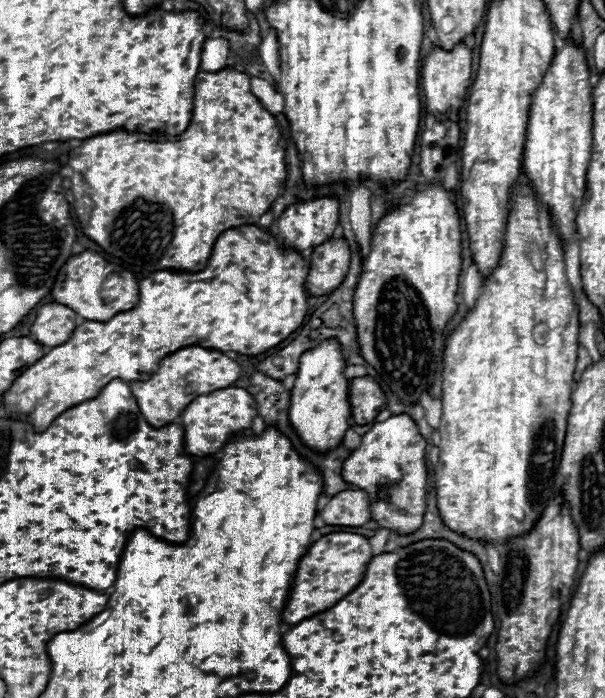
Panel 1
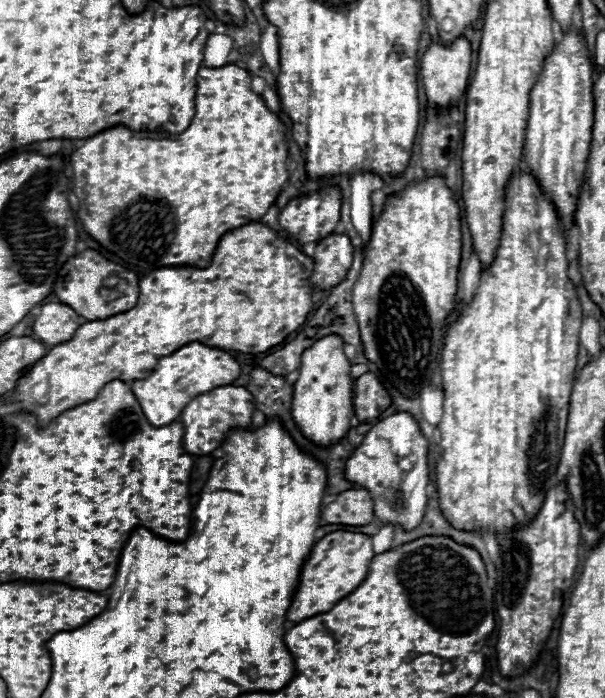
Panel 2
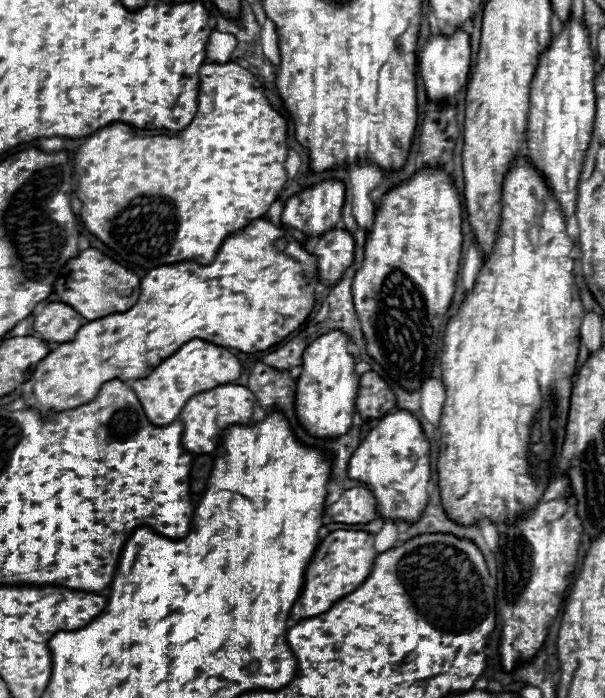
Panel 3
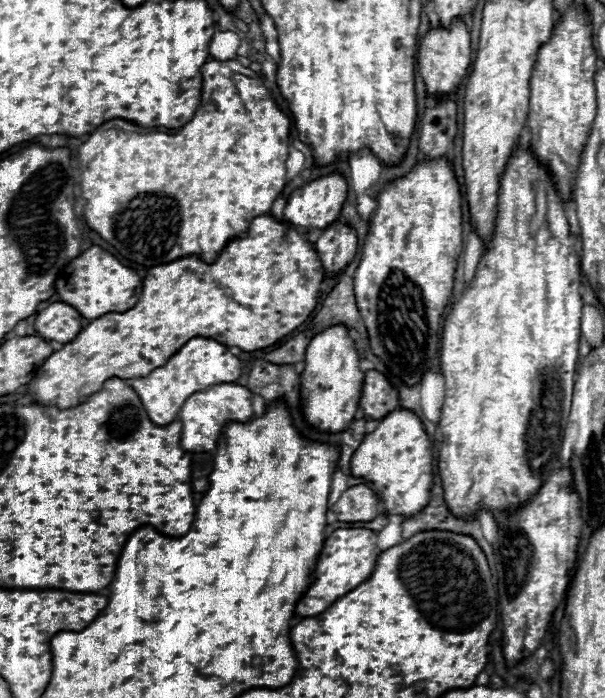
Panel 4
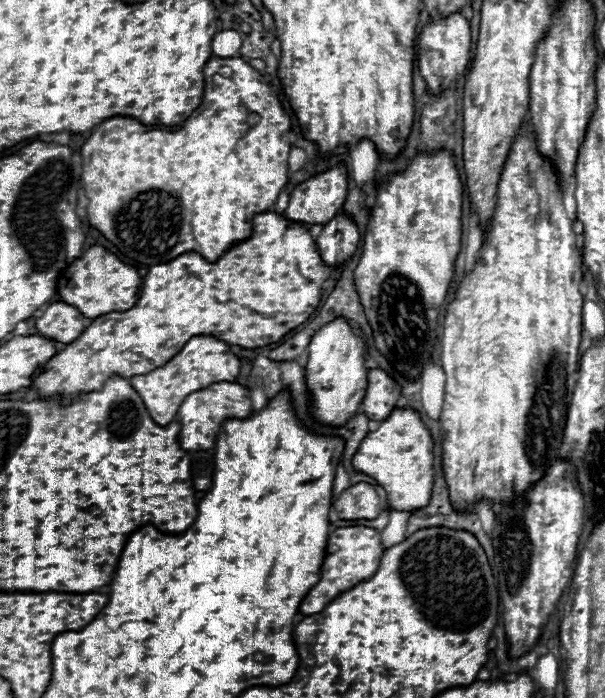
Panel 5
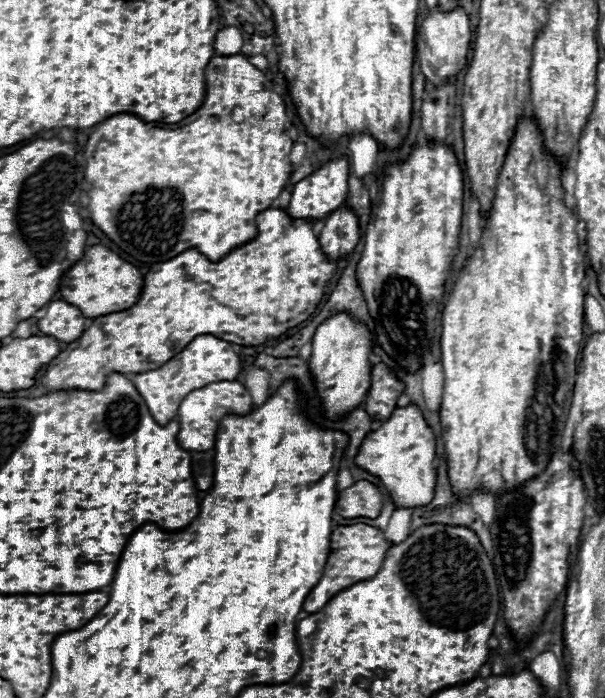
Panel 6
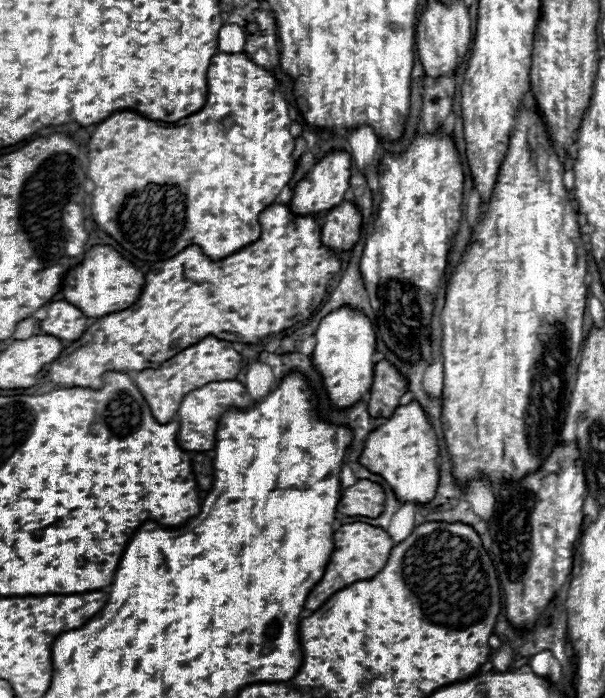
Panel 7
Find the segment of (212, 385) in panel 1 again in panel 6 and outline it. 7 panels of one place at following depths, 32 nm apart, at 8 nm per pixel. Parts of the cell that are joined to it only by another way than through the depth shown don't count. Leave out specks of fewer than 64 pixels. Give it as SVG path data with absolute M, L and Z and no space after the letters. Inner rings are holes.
M200 336L194 342L190 342L180 354L176 354L166 364L162 364L160 368L148 370L142 374L132 374L130 380L138 388L138 392L142 392L142 398L146 400L154 420L158 424L168 424L174 420L180 408L180 402L186 398L186 394L210 382L236 380L238 374L240 374L240 356L232 350L232 344L218 340L214 336Z

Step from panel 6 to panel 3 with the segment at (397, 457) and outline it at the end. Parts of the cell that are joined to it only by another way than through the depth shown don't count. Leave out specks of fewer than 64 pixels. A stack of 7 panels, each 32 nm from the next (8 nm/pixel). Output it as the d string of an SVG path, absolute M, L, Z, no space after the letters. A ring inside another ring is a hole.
M396 410L394 414L384 416L352 454L348 462L348 478L360 480L374 492L384 520L418 520L422 508L428 504L426 488L430 482L430 442L418 418L408 410Z

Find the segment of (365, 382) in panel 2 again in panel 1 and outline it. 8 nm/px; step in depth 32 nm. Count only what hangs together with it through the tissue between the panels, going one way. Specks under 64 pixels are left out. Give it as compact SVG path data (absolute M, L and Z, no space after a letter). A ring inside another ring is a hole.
M372 376L354 378L350 382L350 406L352 406L352 418L354 418L356 424L370 424L380 414L378 410L386 406L386 394L382 392L380 384Z

